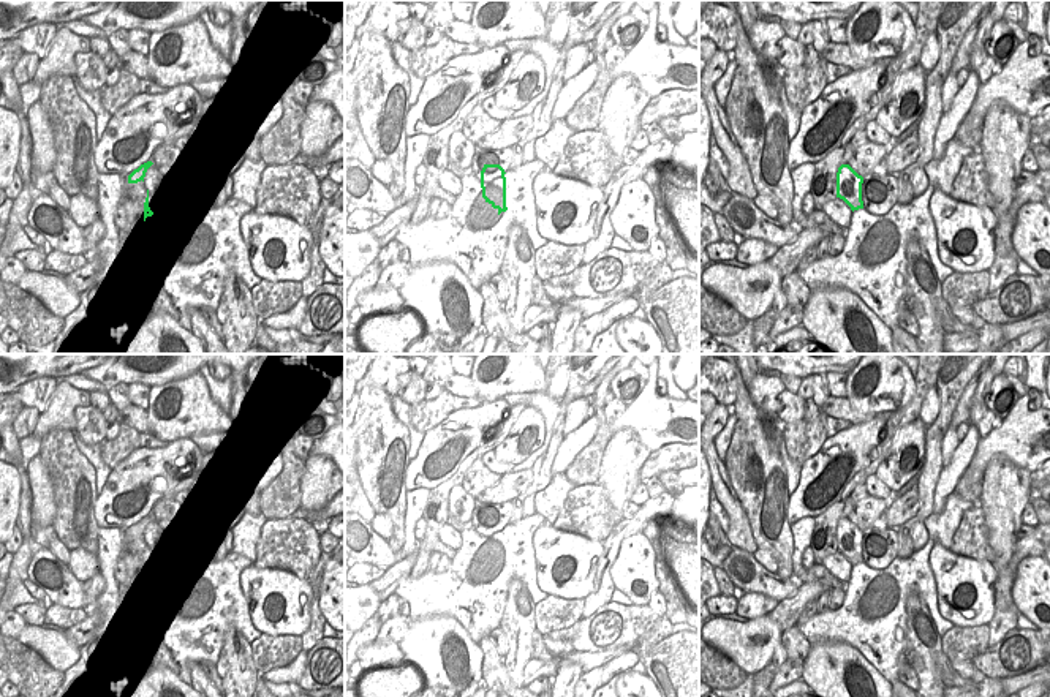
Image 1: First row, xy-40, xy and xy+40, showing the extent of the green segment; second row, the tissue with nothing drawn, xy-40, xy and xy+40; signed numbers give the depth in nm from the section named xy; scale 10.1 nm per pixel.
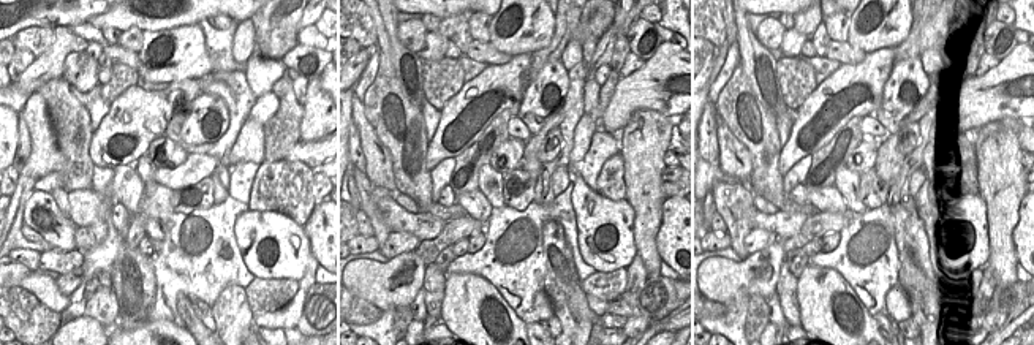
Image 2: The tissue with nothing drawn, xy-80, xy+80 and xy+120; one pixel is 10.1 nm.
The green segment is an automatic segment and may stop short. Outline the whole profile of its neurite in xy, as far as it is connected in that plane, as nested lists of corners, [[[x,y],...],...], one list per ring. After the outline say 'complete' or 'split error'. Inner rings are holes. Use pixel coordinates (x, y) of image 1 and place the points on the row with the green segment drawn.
[[[484,164],[481,171],[481,188],[482,198],[489,202],[493,209],[506,212],[506,194],[508,186],[512,182],[516,174],[536,174],[536,172],[520,172],[520,171],[509,171],[506,172],[500,164]]]; split error

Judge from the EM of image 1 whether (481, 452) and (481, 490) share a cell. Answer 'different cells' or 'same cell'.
same cell

